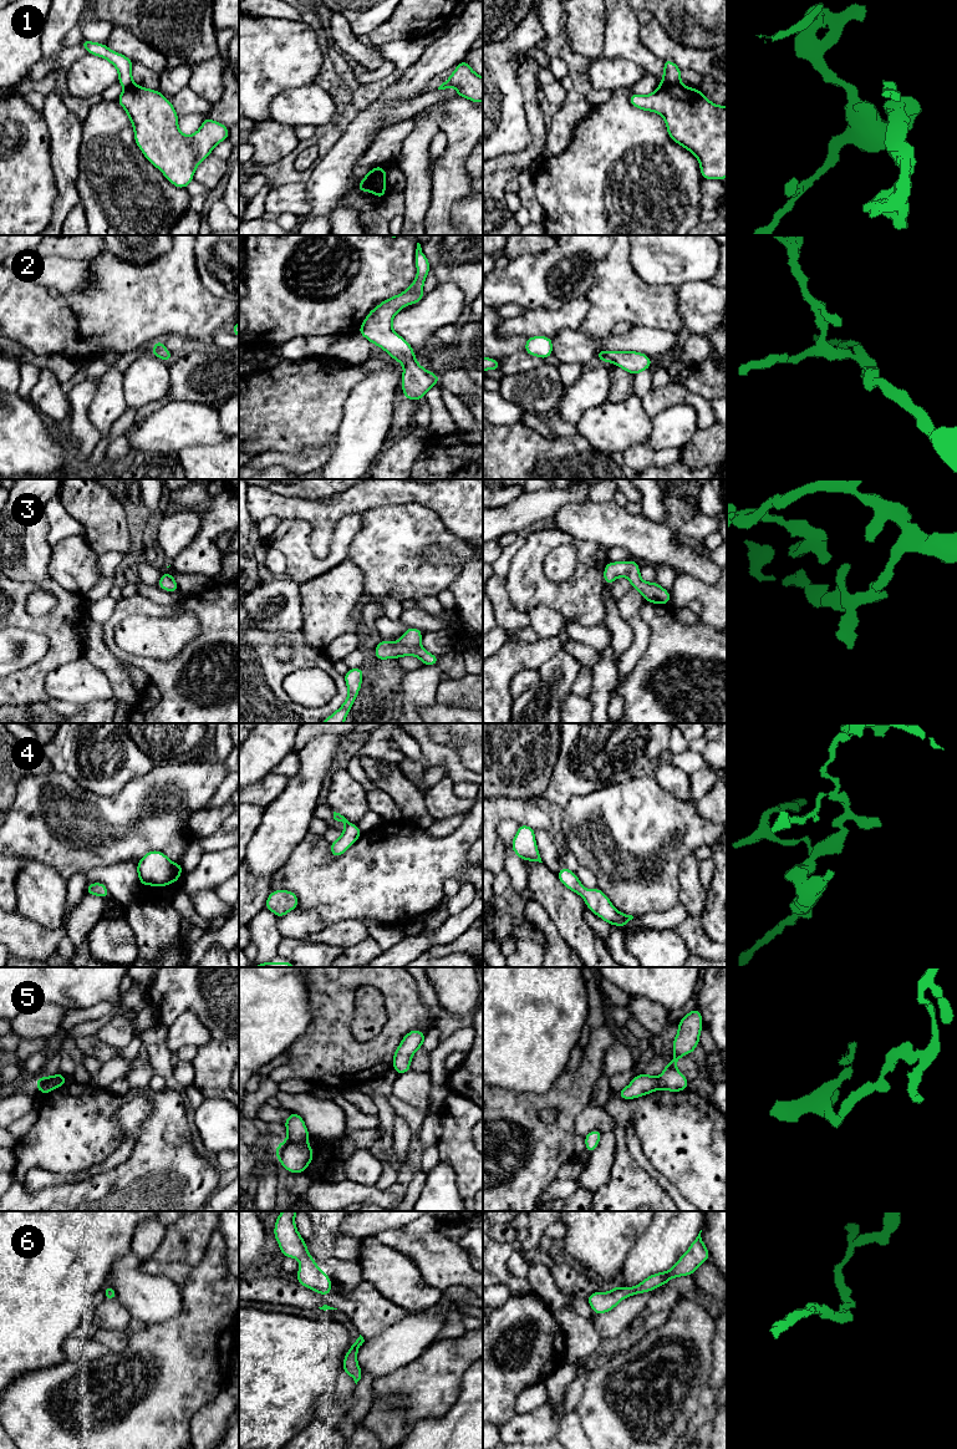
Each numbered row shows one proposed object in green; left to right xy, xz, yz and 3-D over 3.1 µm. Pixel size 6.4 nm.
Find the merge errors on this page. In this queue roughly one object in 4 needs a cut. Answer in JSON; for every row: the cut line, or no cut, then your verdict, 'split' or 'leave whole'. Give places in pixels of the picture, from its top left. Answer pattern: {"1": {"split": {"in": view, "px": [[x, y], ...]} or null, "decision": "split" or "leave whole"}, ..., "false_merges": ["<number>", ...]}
{"1": {"split": {"in": "xz", "px": [[372, 169], [367, 189]]}, "decision": "split"}, "2": {"split": null, "decision": "leave whole"}, "3": {"split": null, "decision": "leave whole"}, "4": {"split": null, "decision": "leave whole"}, "5": {"split": {"in": "xz", "px": [[286, 1139], [305, 1143]]}, "decision": "split"}, "6": {"split": null, "decision": "leave whole"}, "false_merges": ["1", "5"]}

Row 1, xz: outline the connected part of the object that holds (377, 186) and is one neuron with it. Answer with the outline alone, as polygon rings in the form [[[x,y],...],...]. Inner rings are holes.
[[[383,164],[375,167],[373,177],[370,182],[370,189],[368,192],[372,192],[376,197],[383,198],[386,195],[386,177],[387,171],[382,168]]]

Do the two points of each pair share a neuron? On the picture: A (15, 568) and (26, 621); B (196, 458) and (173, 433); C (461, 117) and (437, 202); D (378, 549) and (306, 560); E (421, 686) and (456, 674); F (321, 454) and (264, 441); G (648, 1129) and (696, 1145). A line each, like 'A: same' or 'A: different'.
A: different
B: different
C: same
D: different
E: same
F: different
G: same

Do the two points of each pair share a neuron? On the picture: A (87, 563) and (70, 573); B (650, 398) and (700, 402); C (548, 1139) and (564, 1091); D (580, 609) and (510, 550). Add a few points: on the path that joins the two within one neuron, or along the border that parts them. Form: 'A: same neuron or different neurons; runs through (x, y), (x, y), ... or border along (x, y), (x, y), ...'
A: same neuron; runs through (84, 563), (80, 563), (74, 569)
B: same neuron; runs through (662, 397), (687, 397)
C: same neuron; runs through (560, 1127), (564, 1123), (564, 1103)
D: different neurons; border along (525, 538), (504, 578)

